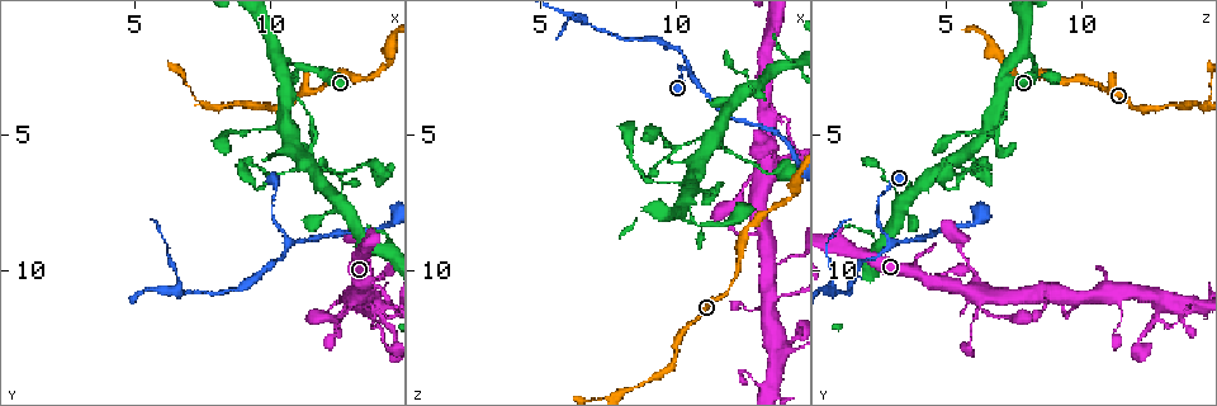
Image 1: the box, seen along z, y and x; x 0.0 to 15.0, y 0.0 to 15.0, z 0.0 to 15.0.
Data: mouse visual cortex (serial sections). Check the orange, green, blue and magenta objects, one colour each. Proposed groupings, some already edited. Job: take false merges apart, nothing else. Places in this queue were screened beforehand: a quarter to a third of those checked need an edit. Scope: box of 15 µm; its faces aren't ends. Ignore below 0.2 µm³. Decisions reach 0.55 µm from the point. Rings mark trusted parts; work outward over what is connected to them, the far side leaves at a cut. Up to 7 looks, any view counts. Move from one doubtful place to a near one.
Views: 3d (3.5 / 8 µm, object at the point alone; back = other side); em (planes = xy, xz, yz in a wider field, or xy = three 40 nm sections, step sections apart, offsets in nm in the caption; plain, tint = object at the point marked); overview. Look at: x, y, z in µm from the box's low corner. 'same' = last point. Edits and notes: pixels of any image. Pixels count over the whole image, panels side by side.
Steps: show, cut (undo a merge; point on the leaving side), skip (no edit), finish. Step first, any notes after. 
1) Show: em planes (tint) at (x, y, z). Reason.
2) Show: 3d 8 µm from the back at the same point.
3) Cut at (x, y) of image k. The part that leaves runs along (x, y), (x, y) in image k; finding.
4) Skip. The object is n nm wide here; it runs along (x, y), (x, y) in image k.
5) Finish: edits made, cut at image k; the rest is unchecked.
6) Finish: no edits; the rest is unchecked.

Show: 3d 3.5 µm at (13.6, 10.9, 6.5). Thin arm on a thick one.

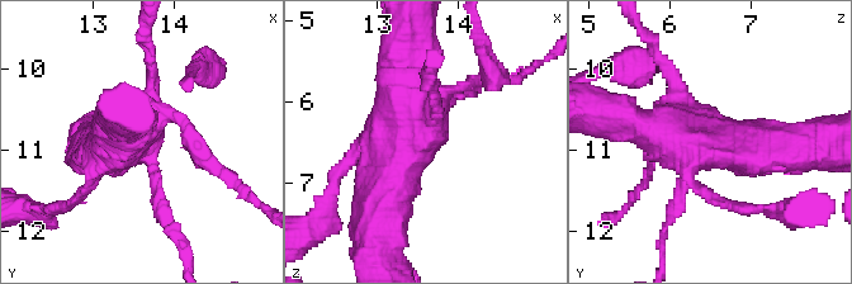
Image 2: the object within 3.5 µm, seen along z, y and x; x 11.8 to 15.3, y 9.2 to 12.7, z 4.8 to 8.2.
Show: em xy step 3 (tint) at (13.65, 11.00, 6.40).

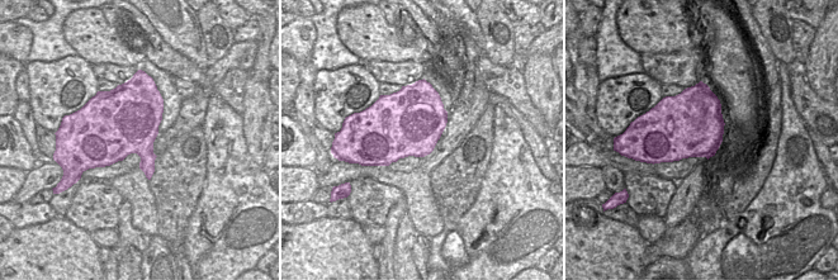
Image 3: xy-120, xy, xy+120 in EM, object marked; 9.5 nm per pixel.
Skip. It runs along (613, 116), (684, 143), (771, 147) in image 2; continuous, no second cell.

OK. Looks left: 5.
Show: 3d 3.5 µm at (13.5, 11.2, 9.7). Small branch off a trunk.

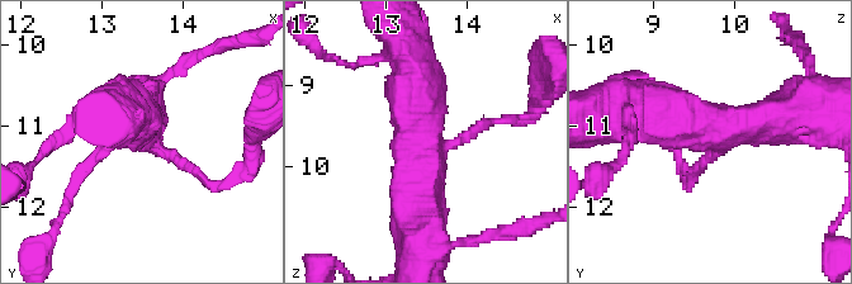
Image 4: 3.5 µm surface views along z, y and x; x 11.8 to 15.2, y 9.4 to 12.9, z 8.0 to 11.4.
Show: em xy step 5 (tint) at (13.60, 11.20, 9.80). 3 arms meet here; the arms are 150, 500, 700 nm wide.

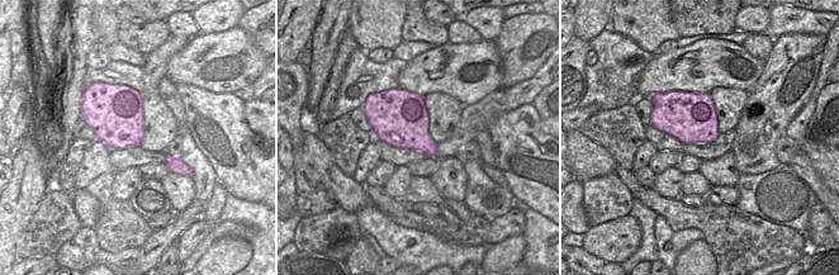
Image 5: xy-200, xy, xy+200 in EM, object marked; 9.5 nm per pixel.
Skip. It runs along (638, 110), (713, 127), (804, 116) in image 4; continuous, no second cell.

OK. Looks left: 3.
Show: 3d 3.5 µm at (10.1, 1.9, 7.8).

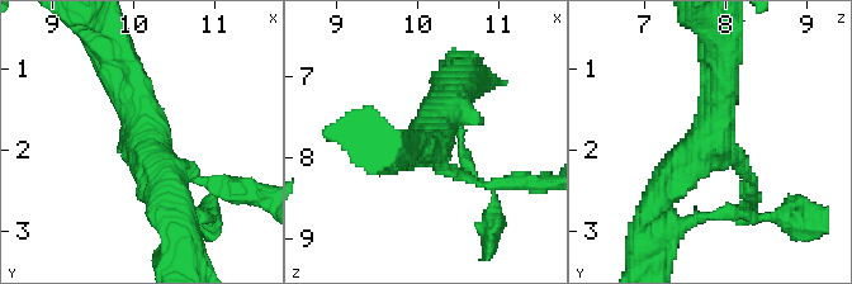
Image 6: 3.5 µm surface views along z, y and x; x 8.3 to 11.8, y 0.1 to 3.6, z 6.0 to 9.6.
Show: em xy step 5 (tint) at (10.20, 2.00, 7.85). 3 arms meet here; the arms are 150, 400, 450 nm wide.

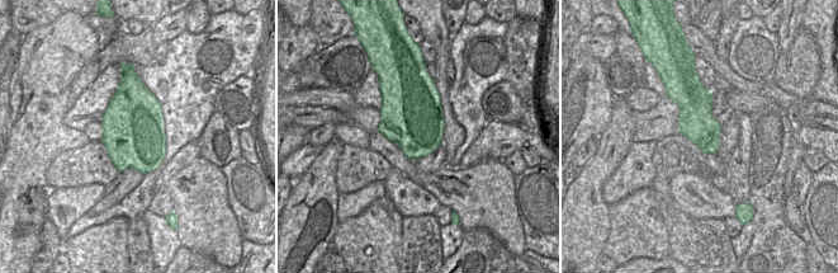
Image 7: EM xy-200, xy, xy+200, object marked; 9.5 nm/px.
Skip. It runs along (492, 185), (434, 152), (460, 88) in image 6; continuous, no second cell.

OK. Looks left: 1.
Finish: no edits; the rest is unchecked.

